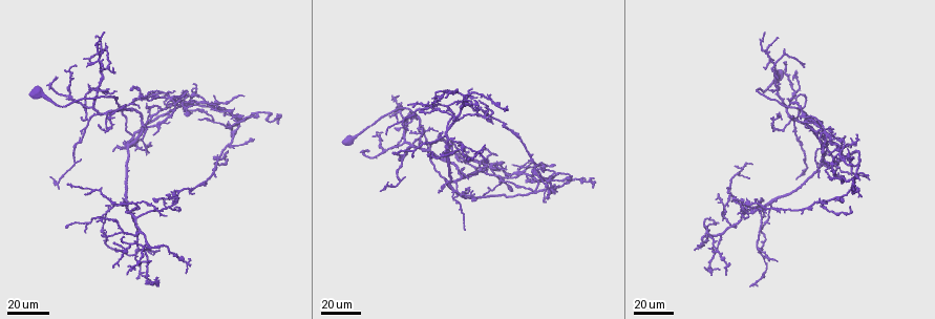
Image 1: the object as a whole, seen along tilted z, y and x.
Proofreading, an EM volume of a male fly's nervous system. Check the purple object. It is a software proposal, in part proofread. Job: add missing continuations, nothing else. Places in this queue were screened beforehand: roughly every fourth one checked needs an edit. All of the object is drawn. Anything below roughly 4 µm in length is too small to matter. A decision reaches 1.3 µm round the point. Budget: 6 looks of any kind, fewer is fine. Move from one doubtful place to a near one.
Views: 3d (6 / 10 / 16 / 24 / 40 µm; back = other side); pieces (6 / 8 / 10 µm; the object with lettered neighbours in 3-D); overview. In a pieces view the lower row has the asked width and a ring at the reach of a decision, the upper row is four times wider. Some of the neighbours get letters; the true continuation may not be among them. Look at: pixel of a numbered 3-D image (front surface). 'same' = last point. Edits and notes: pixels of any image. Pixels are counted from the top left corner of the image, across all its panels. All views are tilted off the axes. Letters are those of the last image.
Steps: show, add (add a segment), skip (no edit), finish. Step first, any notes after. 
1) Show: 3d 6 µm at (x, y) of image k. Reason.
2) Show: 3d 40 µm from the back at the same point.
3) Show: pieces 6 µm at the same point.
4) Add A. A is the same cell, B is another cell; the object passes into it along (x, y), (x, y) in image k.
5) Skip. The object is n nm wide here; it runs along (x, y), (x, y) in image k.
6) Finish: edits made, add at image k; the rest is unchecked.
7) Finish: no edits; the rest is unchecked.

Show: 3d 24 µm at (195, 83) of image 1. Branch stops here.

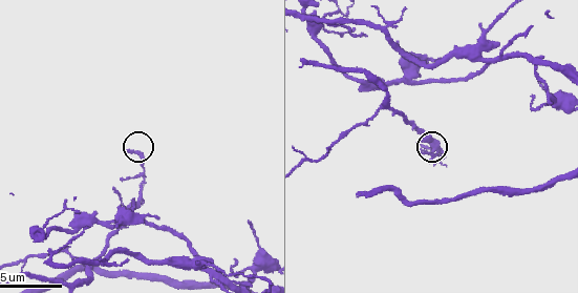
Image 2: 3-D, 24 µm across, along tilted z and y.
Show: pieces 10 µm at (124, 151) of image 2.

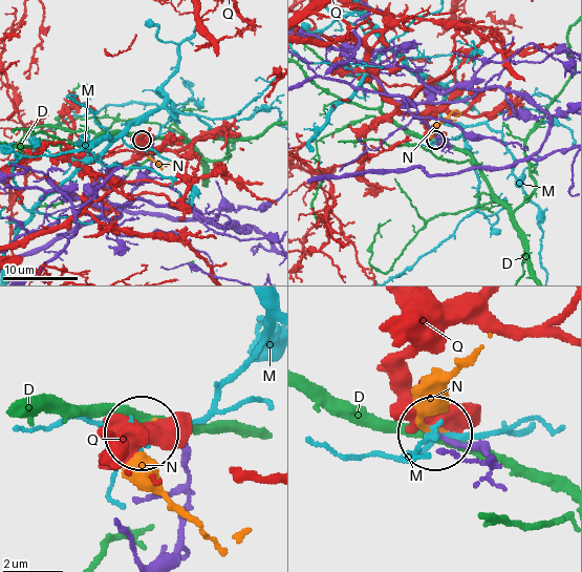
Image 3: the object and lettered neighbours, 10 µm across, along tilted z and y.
Skip. The object is 160 nm wide here; D, M, N and Q are other cells; none of them fits.

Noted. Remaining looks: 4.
Show: 3d 40 µm at (143, 95) of image 1. End of a long branch.

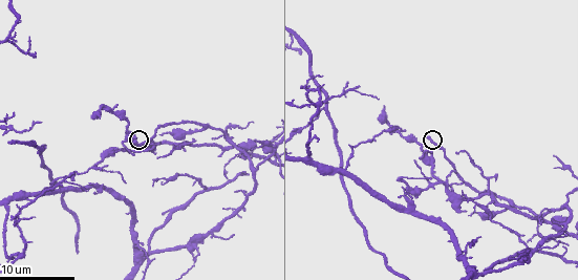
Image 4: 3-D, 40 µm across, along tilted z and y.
Show: pieces 6 µm at (132, 140) of image 4. What lies round it.

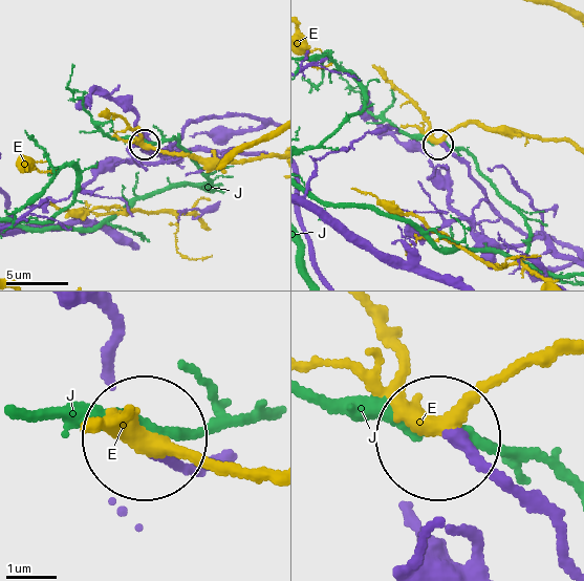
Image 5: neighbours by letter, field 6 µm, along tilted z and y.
Skip. E and J are other cells; it runs along (567, 542), (555, 519), (455, 446) in image 5; none of them fits.

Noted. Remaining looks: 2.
Show: pieces 6 µm at (301, 53) of image 4. An open end.

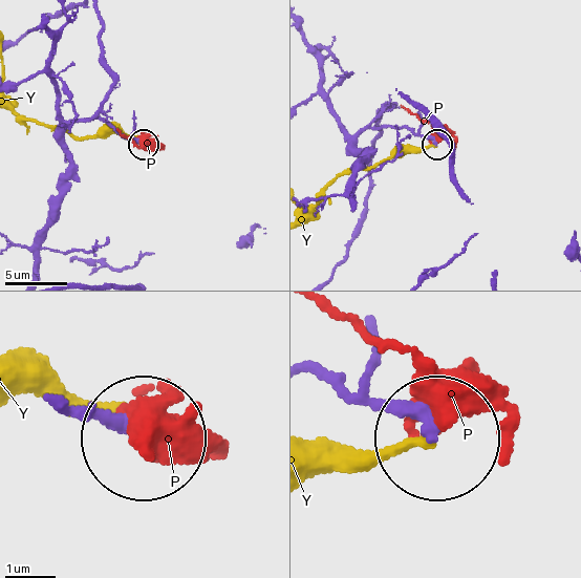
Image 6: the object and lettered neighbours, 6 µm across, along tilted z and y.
Skip. The object is 290 nm wide here; P and Y are other cells; it runs along (321, 372), (427, 433) in image 6; none of them fits.

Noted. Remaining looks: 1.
Finish: no edits; the rest is unchecked.

